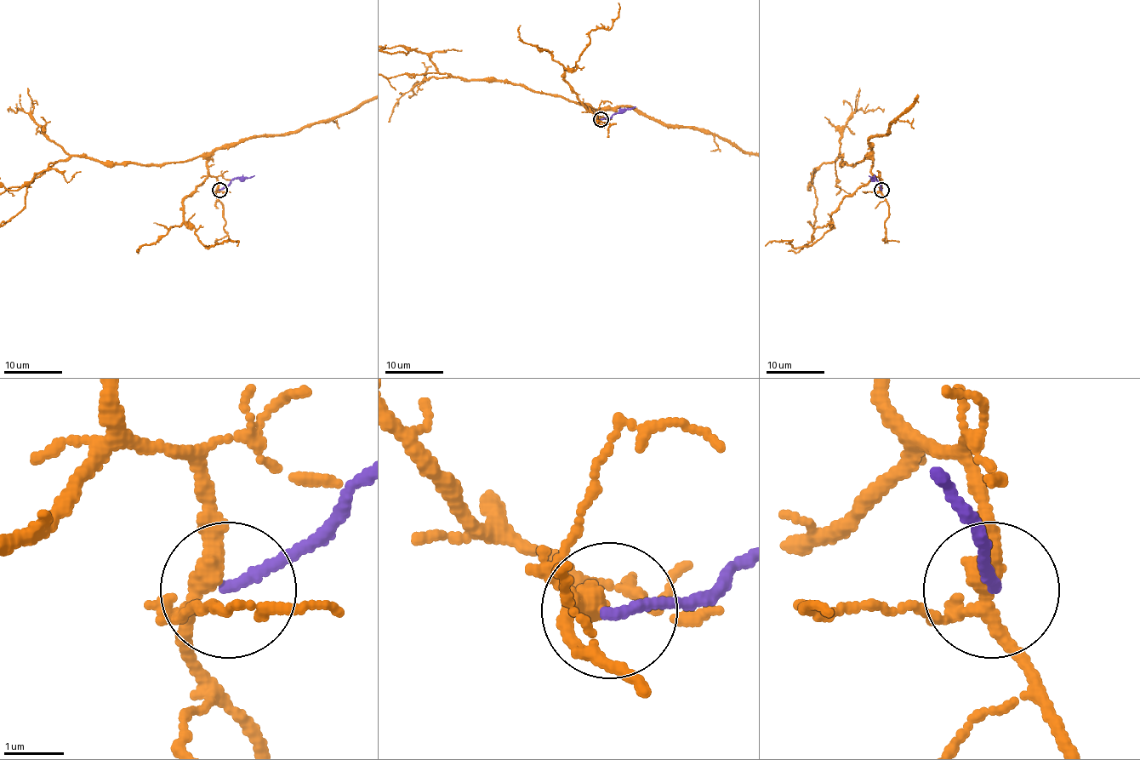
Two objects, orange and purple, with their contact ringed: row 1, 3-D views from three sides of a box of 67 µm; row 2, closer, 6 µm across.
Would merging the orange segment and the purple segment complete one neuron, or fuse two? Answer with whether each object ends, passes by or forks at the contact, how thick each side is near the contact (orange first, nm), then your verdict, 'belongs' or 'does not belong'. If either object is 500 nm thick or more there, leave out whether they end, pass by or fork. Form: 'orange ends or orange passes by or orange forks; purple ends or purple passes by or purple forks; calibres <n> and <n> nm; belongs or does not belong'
orange forks; purple ends; calibres 280 and 170 nm; does not belong

